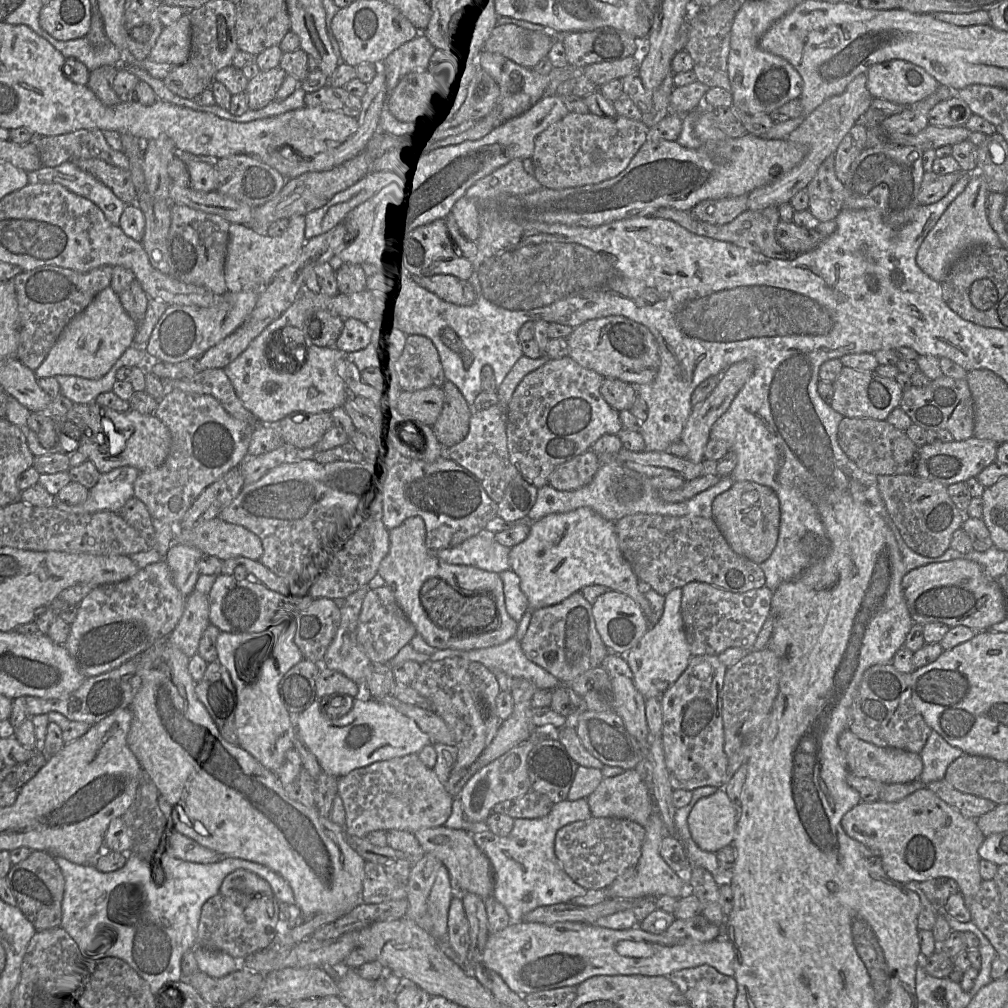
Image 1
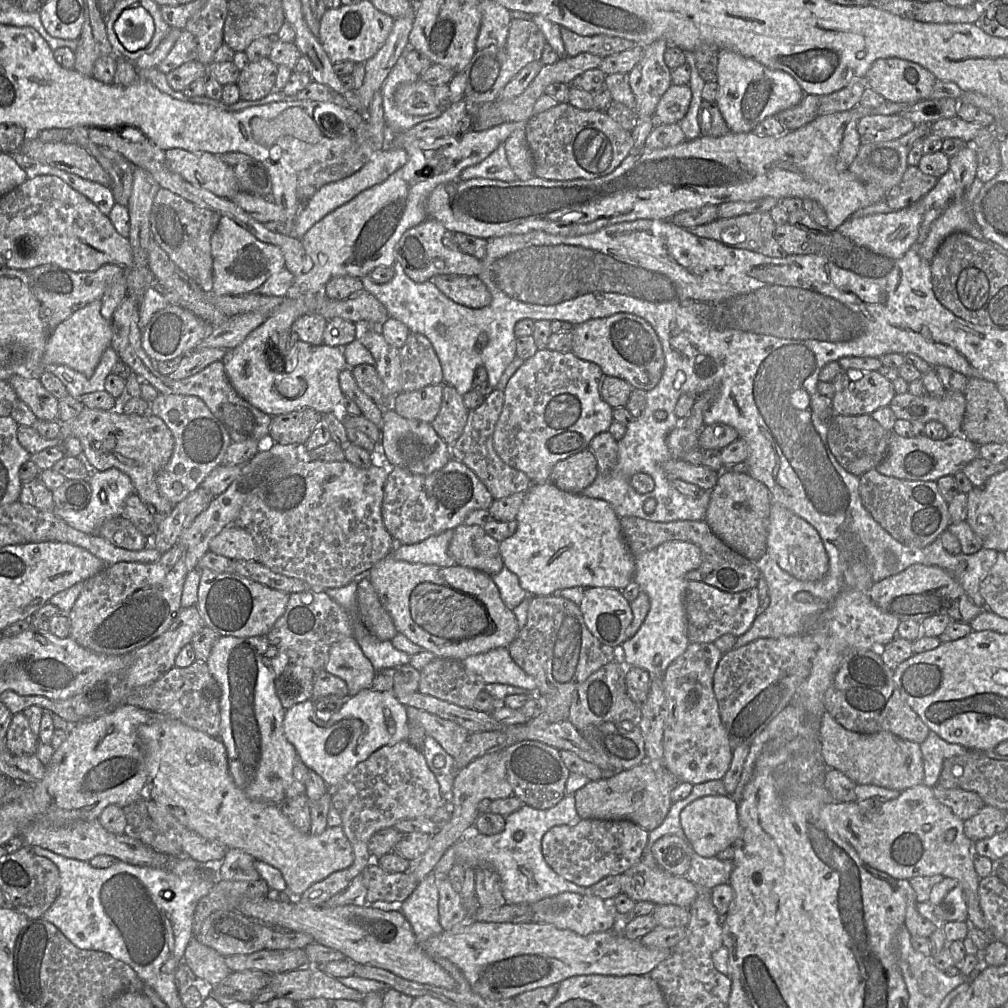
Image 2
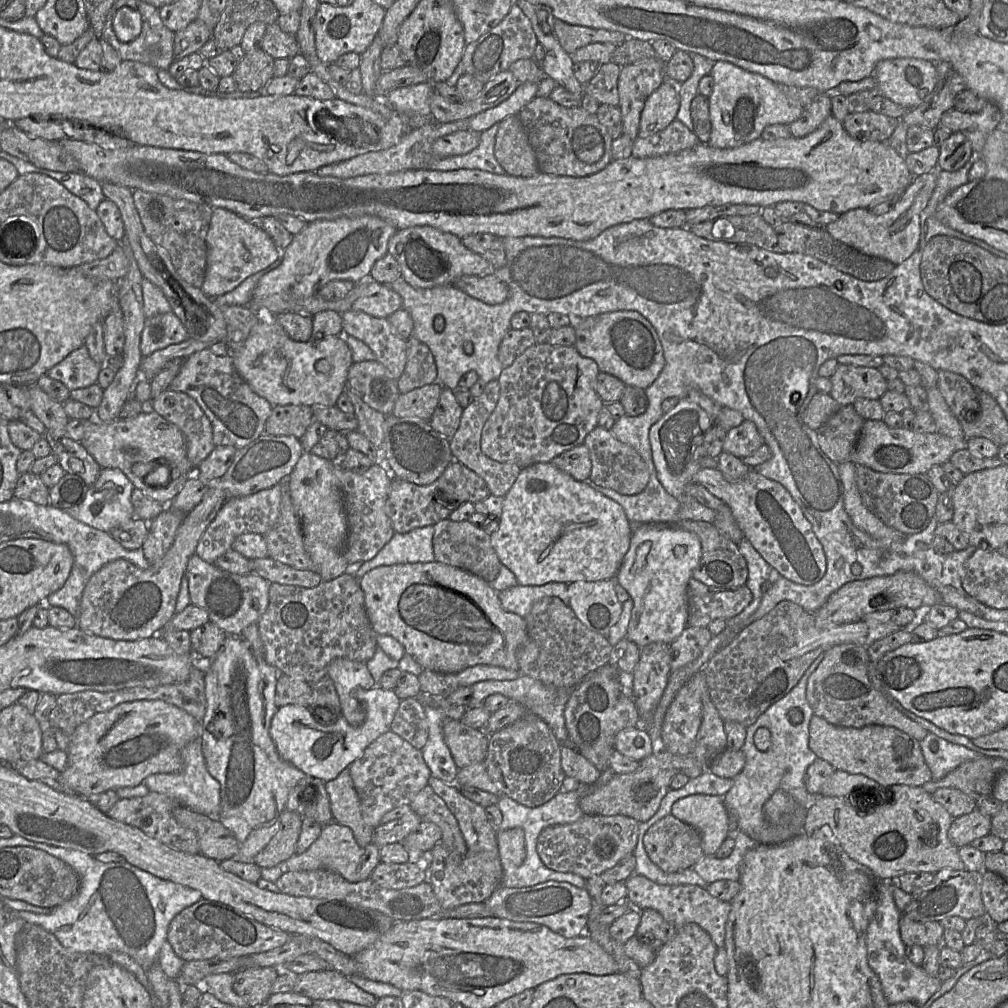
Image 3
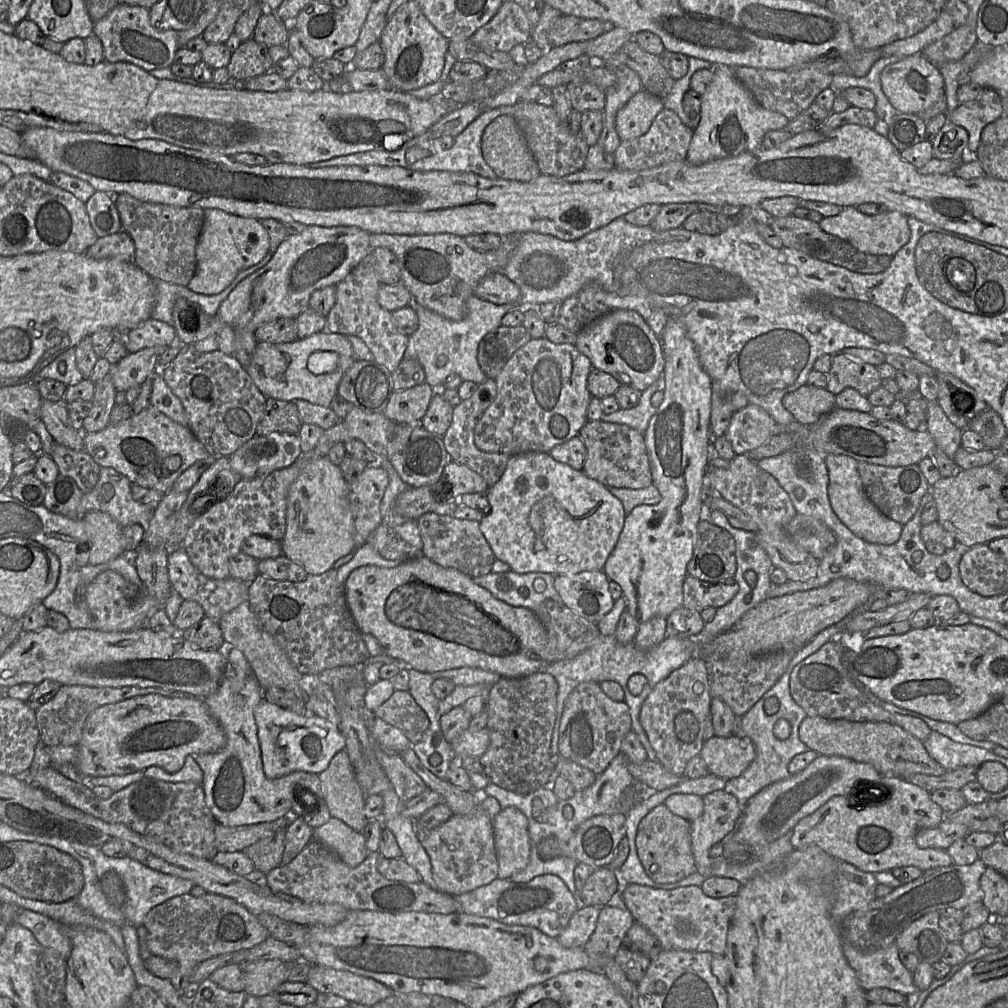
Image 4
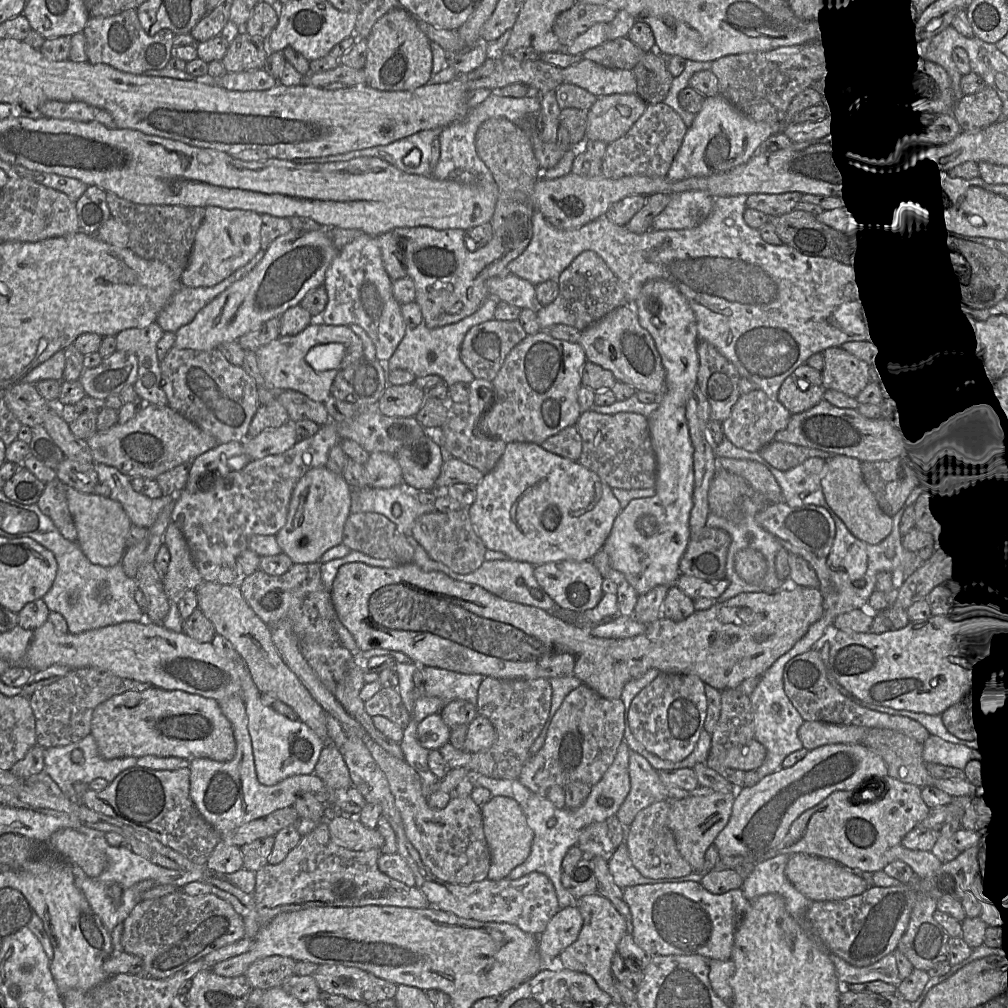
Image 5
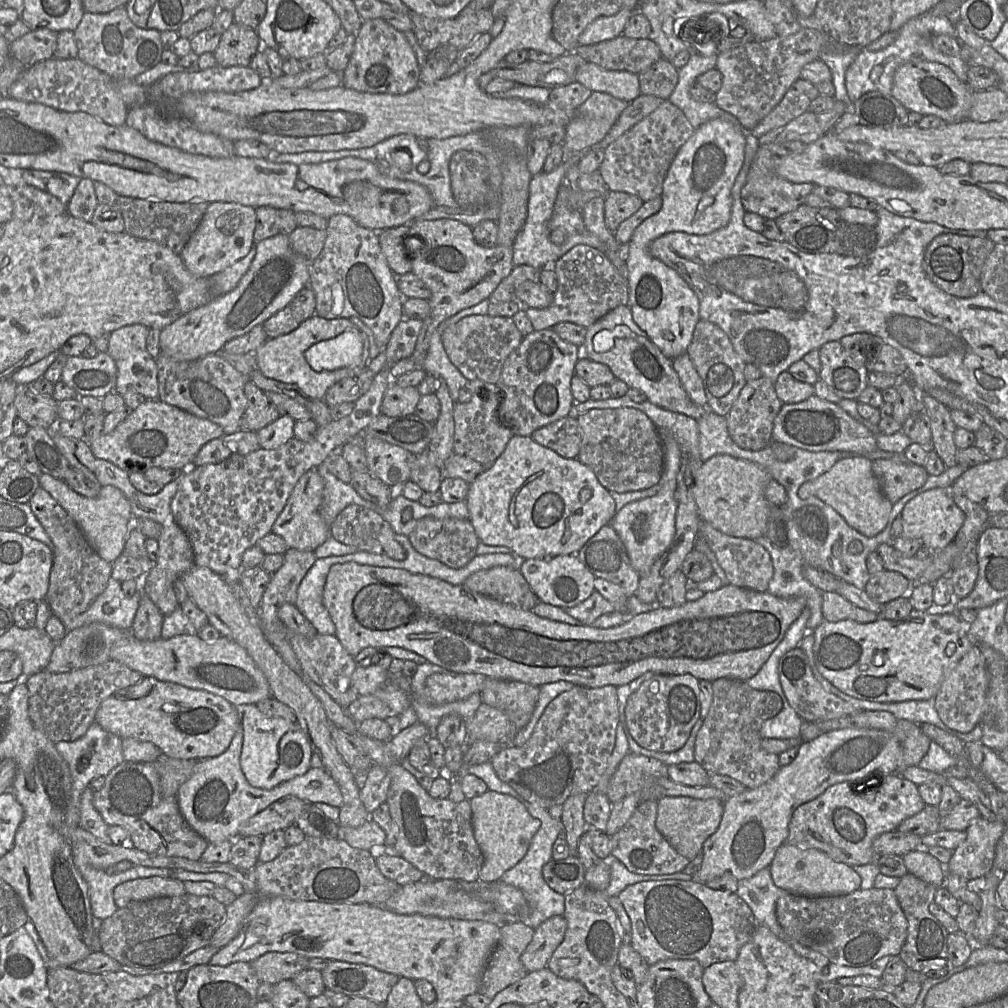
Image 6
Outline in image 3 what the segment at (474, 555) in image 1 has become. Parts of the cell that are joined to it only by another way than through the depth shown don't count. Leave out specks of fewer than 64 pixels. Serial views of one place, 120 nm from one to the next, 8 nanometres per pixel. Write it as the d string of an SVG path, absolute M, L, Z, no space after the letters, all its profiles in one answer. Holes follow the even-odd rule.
M433 526L415 528L407 533L394 533L374 558L360 565L354 577L359 580L371 569L383 565L435 561L433 534Z

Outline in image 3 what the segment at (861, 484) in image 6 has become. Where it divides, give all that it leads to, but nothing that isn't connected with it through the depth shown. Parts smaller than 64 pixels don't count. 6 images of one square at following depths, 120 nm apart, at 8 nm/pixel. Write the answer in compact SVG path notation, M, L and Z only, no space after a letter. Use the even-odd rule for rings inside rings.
M851 461L838 464L844 487L844 507L853 524L875 539L905 541L908 535L884 524L864 505L858 490L855 469L856 465Z

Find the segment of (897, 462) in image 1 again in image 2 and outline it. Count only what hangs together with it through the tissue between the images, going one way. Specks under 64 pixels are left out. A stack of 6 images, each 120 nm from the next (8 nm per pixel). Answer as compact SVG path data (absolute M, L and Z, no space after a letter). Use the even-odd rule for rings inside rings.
M835 414L828 422L827 443L838 463L849 473L860 477L883 461L888 452L891 434L869 414Z

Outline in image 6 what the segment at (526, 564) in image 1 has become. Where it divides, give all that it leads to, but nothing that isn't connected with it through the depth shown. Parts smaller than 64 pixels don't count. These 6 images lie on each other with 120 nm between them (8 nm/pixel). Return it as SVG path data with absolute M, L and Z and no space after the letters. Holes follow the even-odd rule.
M513 435L508 441L504 451L497 458L491 467L485 467L473 482L469 484L469 491L465 499L469 510L469 521L480 542L487 545L507 546L512 551L511 554L521 558L521 560L532 558L553 557L558 555L575 554L582 546L594 536L604 525L611 523L616 514L616 503L614 498L597 479L594 472L577 458L567 459L558 455L555 451L535 442L530 436Z

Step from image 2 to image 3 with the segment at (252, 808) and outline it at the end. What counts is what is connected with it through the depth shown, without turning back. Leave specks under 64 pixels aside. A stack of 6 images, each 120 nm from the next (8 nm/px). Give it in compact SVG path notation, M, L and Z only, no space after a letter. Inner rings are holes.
M200 738L189 742L181 752L182 768L176 773L157 773L147 776L143 783L149 792L173 797L194 812L218 818L220 811L220 784L207 770ZM335 822L323 826L317 840L305 852L293 855L282 862L279 867L282 868L283 872L324 868L340 874L349 882L356 882L359 880L357 871L362 855L363 848L357 844L352 831L348 827Z

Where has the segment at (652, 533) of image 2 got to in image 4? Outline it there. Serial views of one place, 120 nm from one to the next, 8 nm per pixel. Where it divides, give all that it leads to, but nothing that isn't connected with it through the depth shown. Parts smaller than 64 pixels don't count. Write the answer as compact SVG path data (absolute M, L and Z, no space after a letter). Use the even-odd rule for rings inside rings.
M701 519L697 525L694 553L687 564L687 574L710 583L733 579L737 570L735 552L735 540L729 532Z

